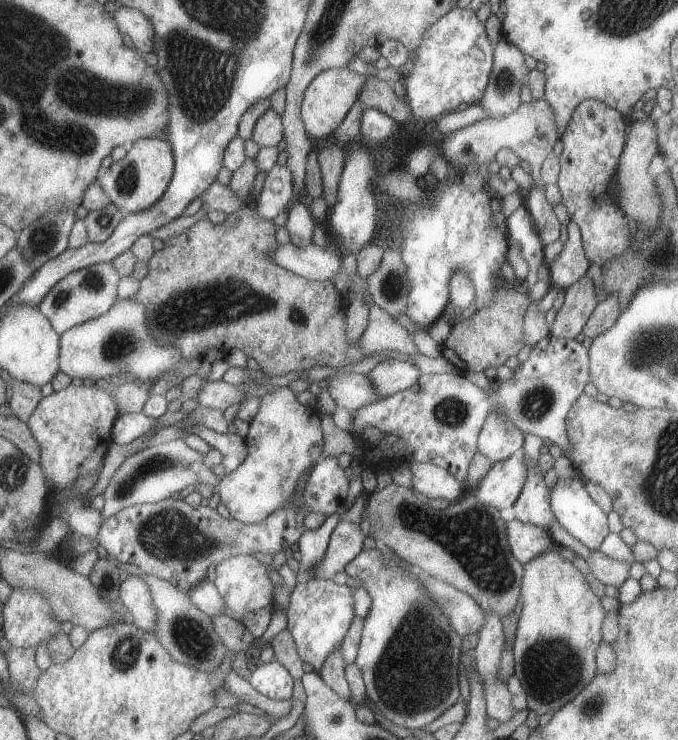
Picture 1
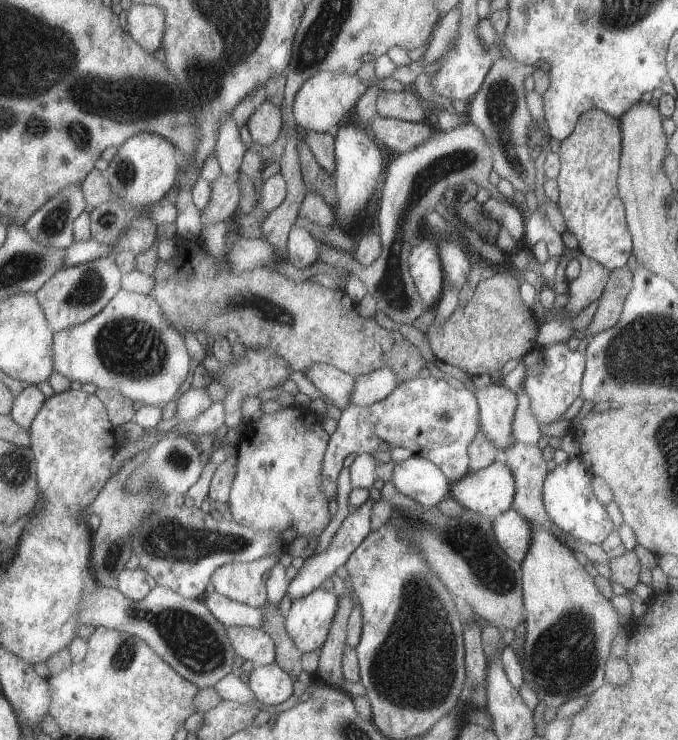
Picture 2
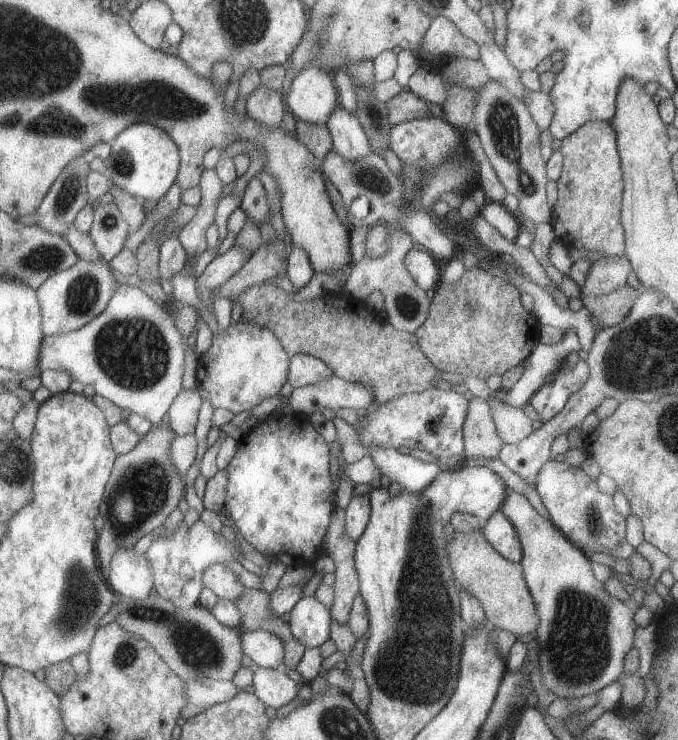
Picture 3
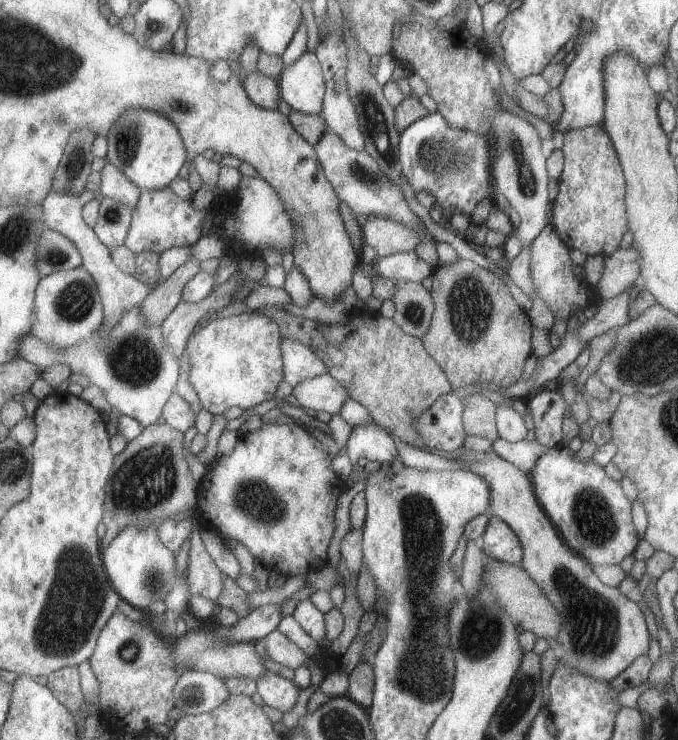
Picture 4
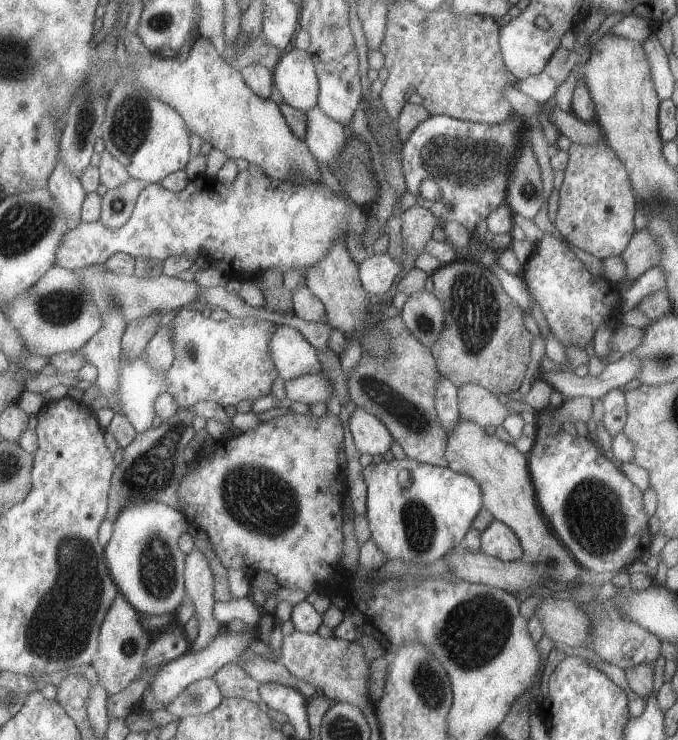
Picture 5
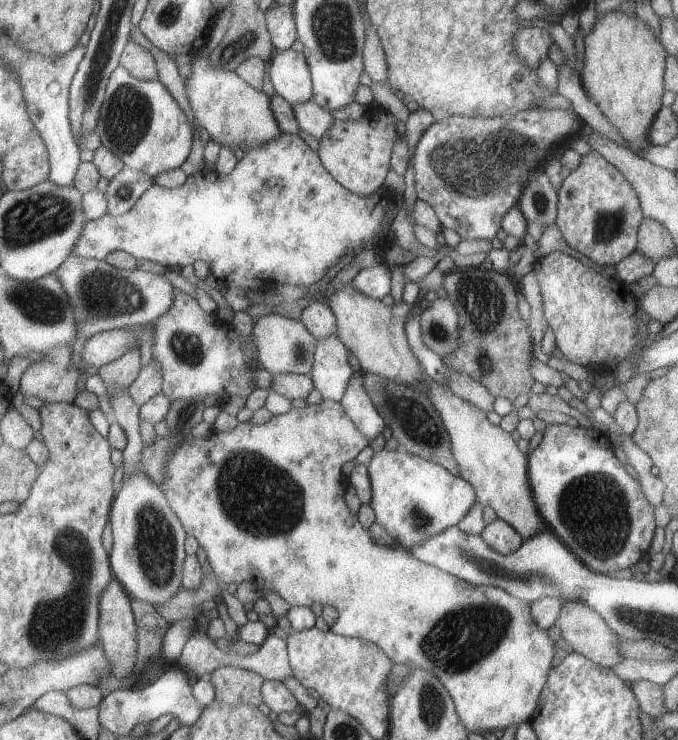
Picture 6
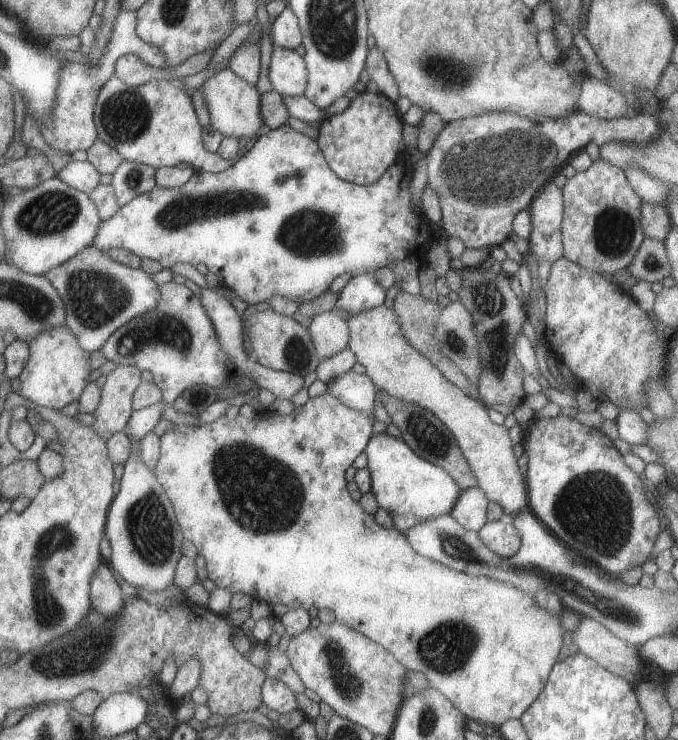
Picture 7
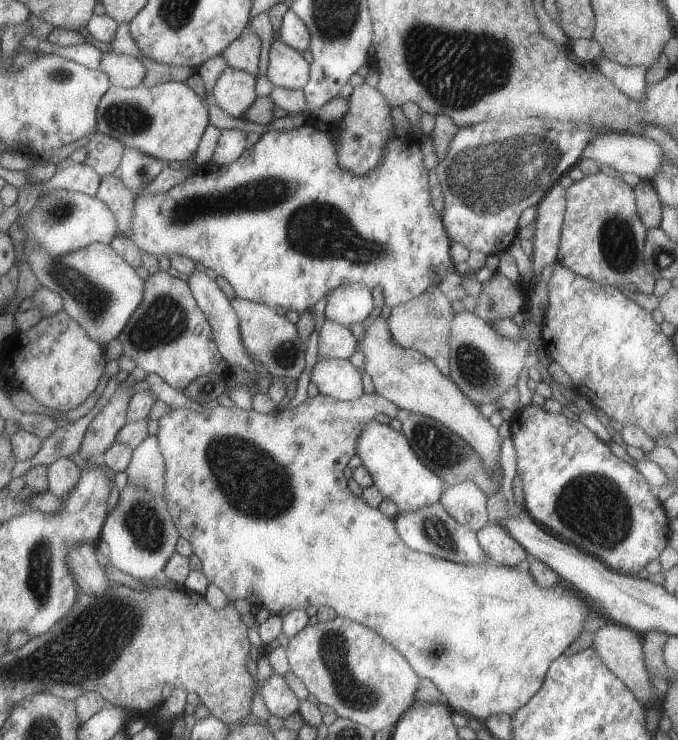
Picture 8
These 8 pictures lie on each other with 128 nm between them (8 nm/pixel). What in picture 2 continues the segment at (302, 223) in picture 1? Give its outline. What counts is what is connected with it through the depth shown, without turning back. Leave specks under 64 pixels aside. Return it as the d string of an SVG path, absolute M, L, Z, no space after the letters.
M293 226L287 244L289 262L296 268L310 268L319 259L319 244L320 242L314 239L308 230Z

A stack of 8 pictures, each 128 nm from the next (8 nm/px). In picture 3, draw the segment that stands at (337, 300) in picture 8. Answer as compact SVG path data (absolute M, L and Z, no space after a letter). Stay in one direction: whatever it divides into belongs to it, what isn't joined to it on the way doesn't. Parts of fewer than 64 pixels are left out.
M410 250L404 258L404 265L416 284L424 291L435 289L442 280L438 264L428 252Z

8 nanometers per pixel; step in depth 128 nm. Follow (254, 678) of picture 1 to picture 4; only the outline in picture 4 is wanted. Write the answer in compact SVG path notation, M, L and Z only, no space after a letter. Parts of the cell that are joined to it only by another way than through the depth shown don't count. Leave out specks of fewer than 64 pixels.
M265 671L257 680L257 693L265 705L278 711L289 711L296 704L301 688L278 674Z

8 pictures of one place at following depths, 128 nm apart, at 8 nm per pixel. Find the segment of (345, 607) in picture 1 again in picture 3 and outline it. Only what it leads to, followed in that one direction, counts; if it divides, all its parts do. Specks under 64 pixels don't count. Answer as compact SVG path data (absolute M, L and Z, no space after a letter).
M315 596L302 598L290 612L289 628L305 649L322 646L331 639L331 611Z

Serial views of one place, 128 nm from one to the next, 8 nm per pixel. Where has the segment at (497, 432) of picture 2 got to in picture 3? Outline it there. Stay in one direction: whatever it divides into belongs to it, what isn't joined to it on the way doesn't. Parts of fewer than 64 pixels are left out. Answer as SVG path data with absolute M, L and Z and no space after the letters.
M564 331L564 339L553 346L538 343L530 354L530 366L522 377L504 396L503 404L521 407L529 403L530 398L544 385L548 375L557 372L561 362L572 352L579 352L581 345L573 331Z

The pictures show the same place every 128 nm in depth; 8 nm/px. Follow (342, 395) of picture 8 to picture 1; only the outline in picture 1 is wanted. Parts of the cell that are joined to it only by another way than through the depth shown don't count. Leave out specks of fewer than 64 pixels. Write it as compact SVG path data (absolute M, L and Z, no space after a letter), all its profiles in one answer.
M410 461L408 470L412 472L412 487L424 499L446 499L451 503L464 496L467 487L460 484L448 470L432 463Z

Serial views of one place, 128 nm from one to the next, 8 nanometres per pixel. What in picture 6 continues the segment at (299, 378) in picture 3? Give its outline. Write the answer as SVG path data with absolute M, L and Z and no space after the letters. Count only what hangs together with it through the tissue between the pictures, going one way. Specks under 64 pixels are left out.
M265 315L256 319L252 332L261 366L274 377L280 374L310 375L315 364L317 340L301 321L281 315Z

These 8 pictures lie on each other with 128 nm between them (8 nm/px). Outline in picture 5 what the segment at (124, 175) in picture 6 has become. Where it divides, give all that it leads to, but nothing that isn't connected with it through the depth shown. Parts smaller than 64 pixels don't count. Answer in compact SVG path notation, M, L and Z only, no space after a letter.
M130 178L123 186L108 190L101 205L103 226L112 230L124 226L133 214L139 193L147 185L145 181Z

